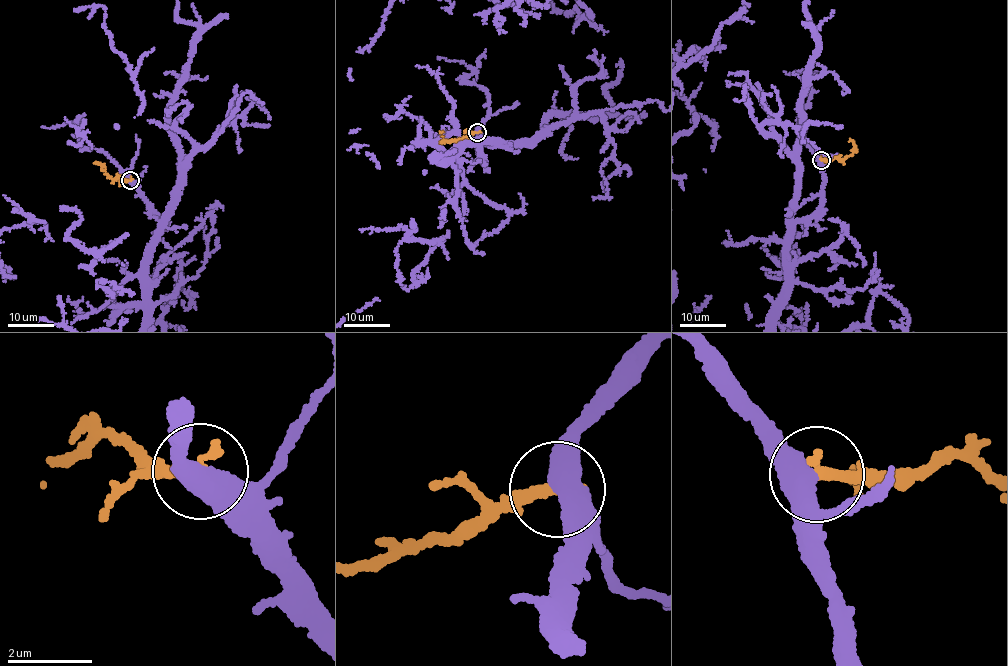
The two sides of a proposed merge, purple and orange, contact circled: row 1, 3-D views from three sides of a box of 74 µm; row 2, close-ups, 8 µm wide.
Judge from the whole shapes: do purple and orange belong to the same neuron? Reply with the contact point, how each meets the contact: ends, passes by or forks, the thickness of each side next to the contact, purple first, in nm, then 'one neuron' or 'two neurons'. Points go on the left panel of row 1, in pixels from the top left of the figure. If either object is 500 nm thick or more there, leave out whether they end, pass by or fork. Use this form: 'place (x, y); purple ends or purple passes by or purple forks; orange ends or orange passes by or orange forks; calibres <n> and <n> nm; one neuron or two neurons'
place (130, 180); calibres 500 and 300 nm; one neuron

